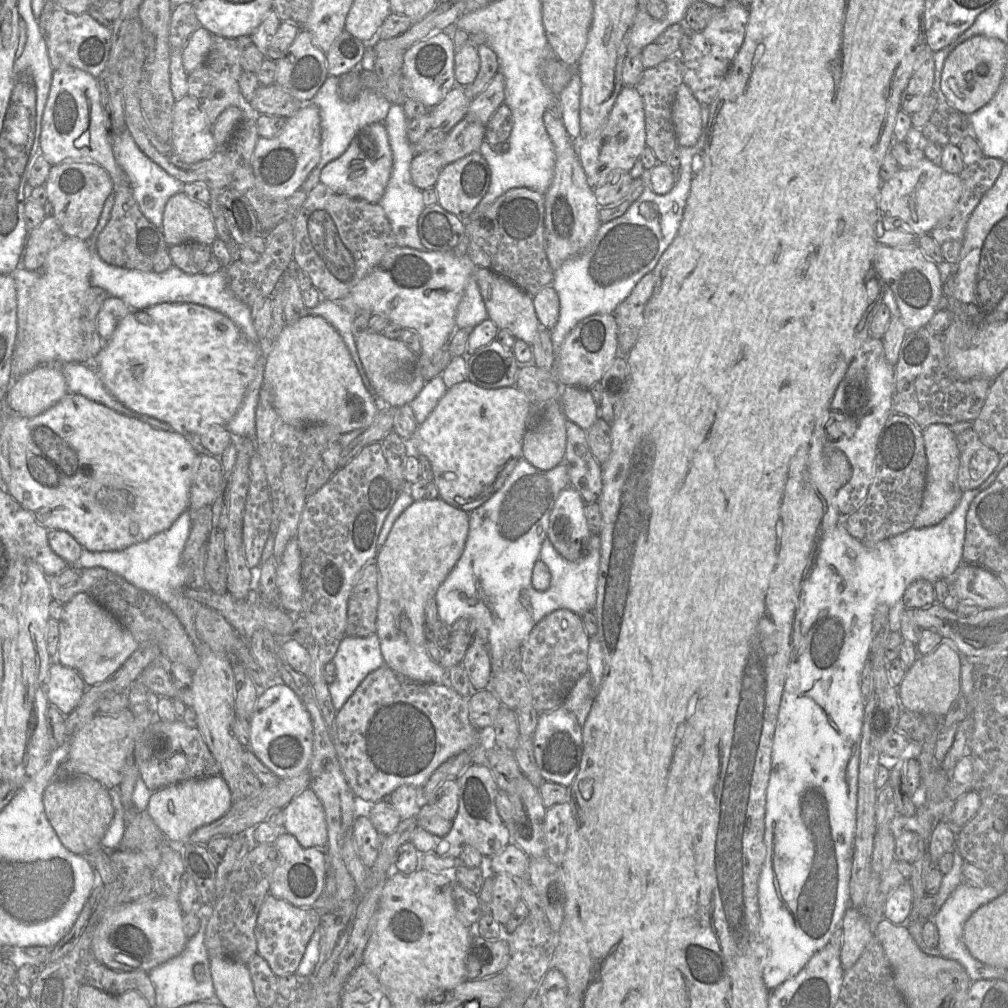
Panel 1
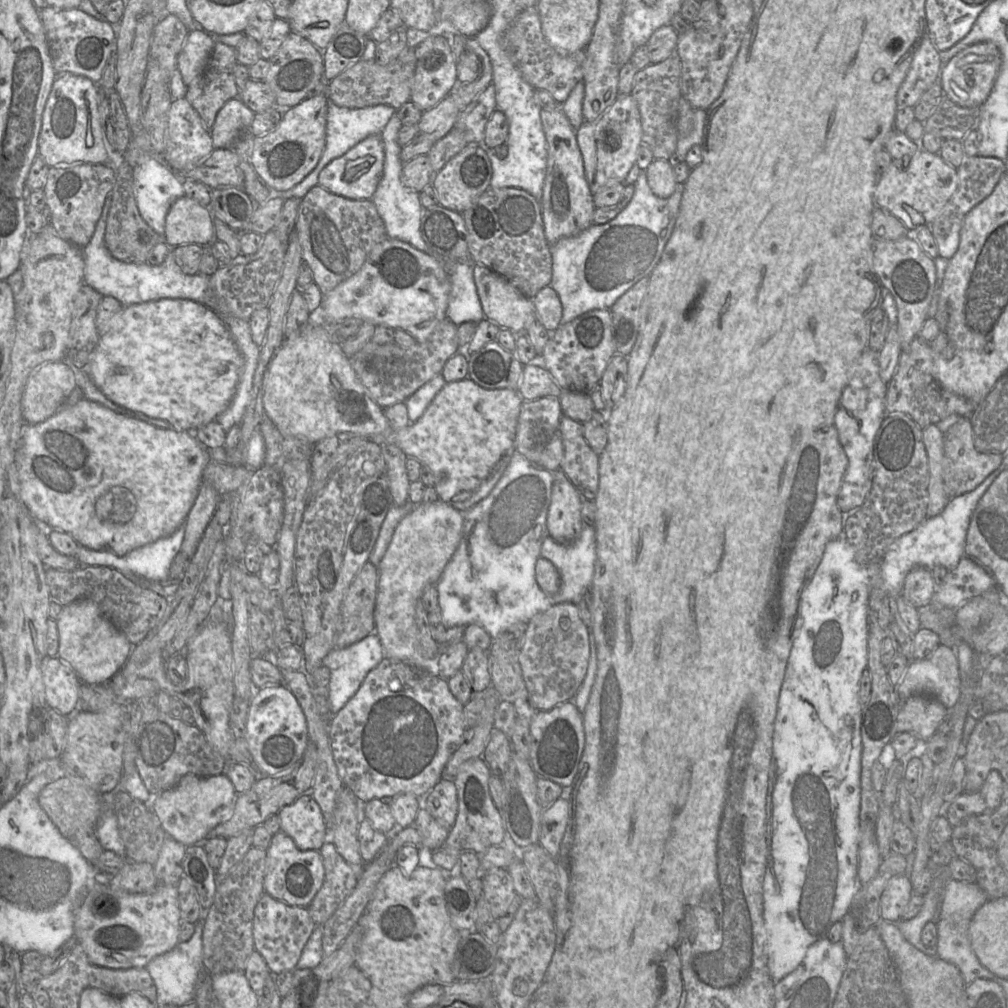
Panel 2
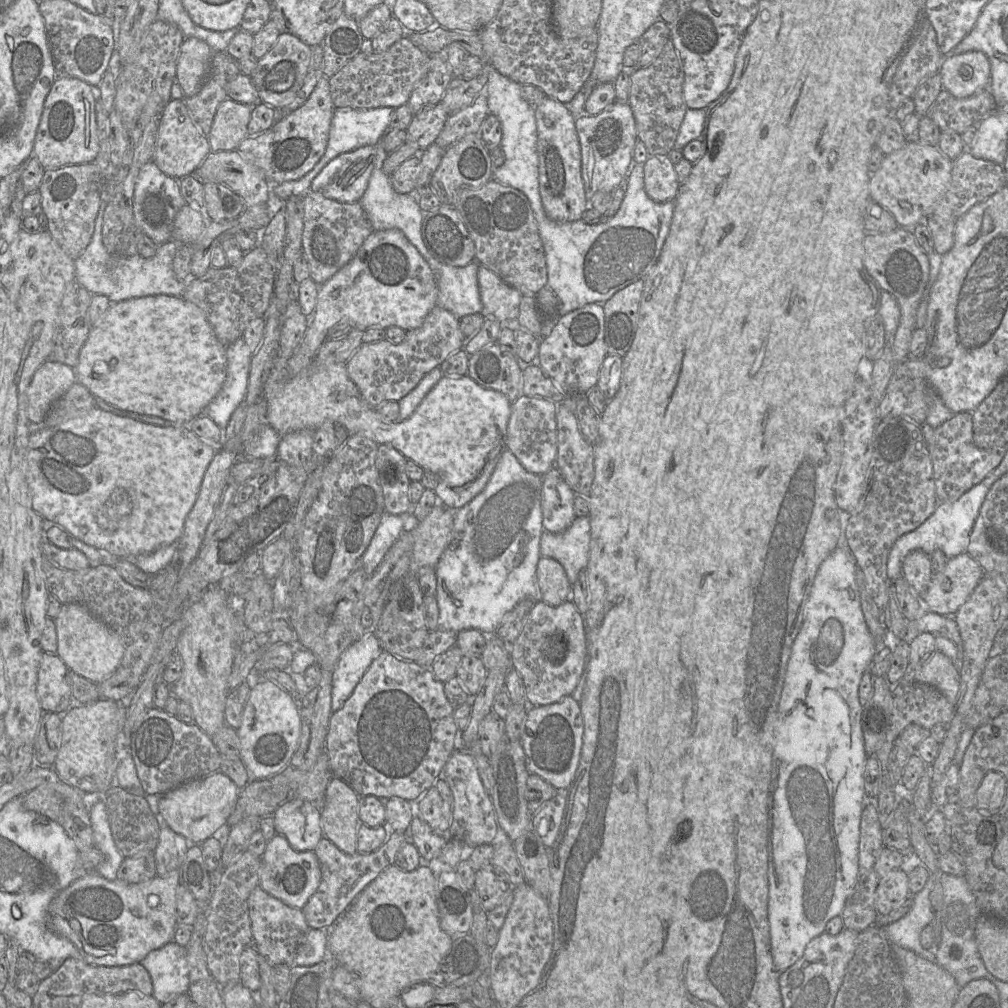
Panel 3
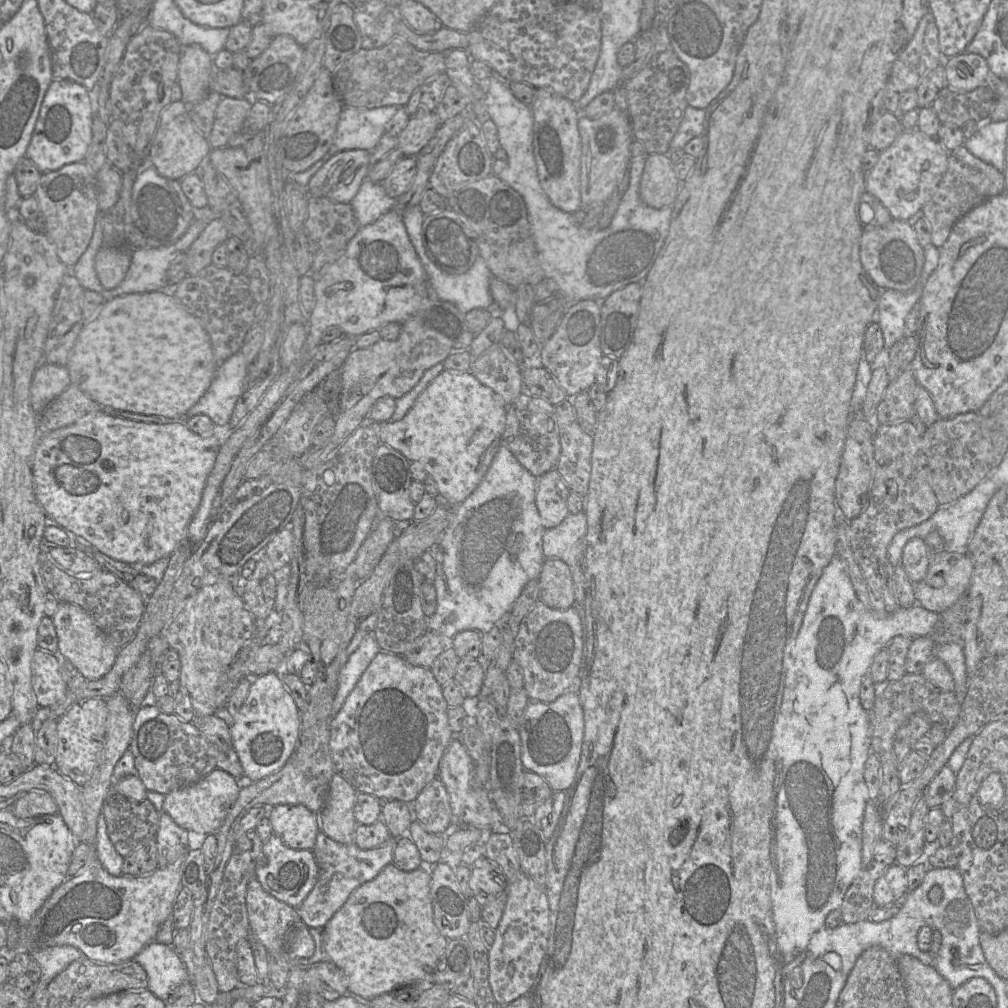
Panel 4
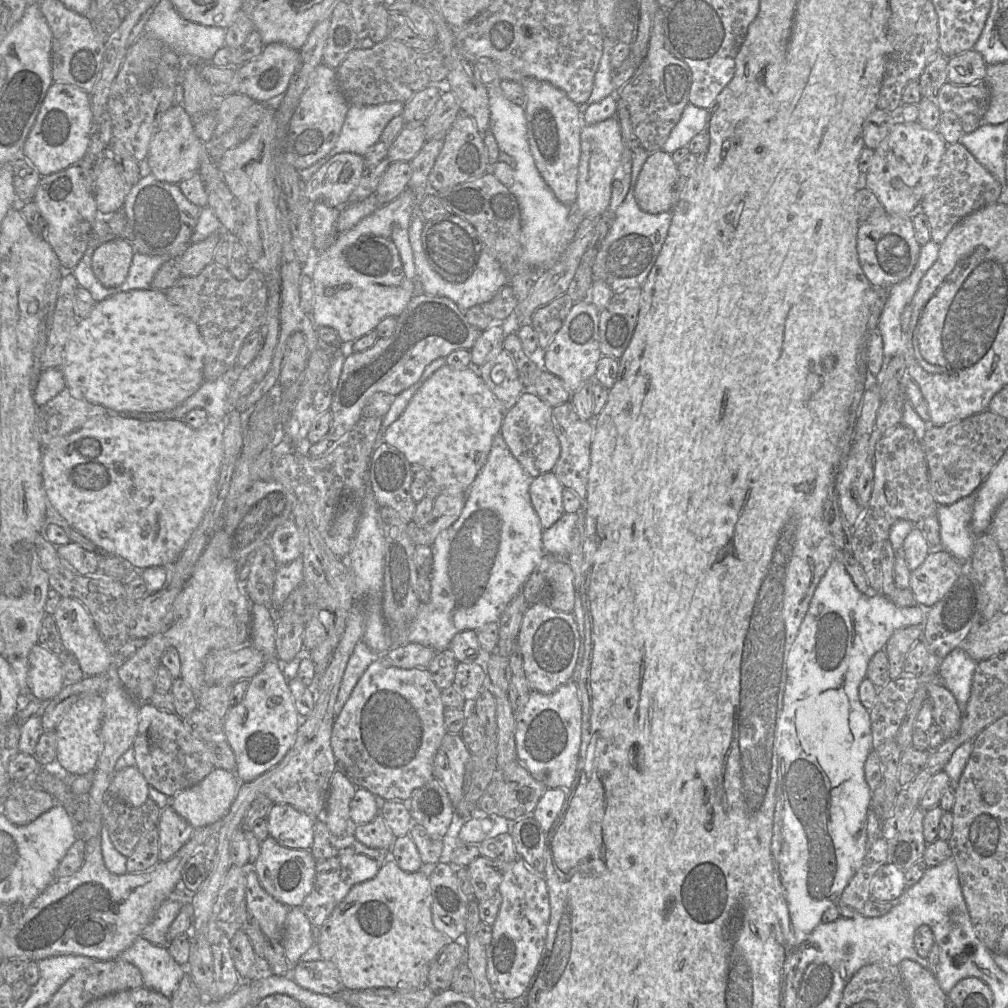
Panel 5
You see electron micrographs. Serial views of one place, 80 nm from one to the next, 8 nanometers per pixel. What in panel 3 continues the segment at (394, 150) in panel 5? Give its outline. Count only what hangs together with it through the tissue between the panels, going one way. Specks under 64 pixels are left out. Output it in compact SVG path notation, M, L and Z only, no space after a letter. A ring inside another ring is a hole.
M440 102L433 107L424 108L414 115L411 124L406 129L405 143L416 145L421 150L426 149L435 143L449 116L450 114Z

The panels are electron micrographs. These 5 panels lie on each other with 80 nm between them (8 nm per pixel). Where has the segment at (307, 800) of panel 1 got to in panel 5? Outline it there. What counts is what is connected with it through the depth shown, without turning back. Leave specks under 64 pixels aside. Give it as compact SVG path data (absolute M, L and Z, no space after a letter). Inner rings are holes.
M274 803L266 816L269 835L291 849L309 849L316 819L289 804Z

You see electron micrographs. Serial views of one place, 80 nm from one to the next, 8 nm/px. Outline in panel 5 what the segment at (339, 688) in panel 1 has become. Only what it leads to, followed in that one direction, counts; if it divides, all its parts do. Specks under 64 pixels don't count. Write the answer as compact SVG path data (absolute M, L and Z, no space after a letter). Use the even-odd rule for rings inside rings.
M359 641L356 644L346 665L334 705L335 719L341 713L360 677L364 674L368 666L381 655L372 651L364 641Z

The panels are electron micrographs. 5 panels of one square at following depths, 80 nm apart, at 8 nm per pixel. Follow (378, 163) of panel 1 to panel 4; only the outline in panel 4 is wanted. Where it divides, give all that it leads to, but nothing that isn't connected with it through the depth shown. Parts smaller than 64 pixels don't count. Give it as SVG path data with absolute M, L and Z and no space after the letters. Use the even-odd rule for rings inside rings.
M346 150L331 157L308 183L310 196L350 203L371 167L370 151Z

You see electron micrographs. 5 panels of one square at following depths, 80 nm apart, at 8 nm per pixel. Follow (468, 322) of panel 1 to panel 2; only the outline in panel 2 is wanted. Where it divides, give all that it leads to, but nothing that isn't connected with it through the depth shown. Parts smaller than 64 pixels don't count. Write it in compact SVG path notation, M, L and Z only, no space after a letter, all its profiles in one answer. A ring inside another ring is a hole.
M435 257L450 280L447 318L456 326L468 321L480 322L485 318L474 281L474 263L458 262Z

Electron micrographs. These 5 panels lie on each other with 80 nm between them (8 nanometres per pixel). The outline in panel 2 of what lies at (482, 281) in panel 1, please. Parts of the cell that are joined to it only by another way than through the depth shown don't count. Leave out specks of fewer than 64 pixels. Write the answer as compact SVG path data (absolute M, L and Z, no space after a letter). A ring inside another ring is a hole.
M475 264L474 281L485 318L495 322L499 327L520 334L525 333L527 328L537 320L532 298L524 295L518 288L488 267Z

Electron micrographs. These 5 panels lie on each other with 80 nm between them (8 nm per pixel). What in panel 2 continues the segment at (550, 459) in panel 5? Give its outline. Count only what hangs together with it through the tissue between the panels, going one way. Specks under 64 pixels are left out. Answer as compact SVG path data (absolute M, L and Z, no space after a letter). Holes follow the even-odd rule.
M558 398L523 401L516 427L515 452L536 465L546 444L558 433L561 417L562 409Z

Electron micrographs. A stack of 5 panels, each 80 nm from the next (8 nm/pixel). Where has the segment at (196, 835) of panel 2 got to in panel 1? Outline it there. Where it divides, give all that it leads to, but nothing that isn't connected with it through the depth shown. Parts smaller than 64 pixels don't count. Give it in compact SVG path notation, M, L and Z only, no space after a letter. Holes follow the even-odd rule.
M213 775L185 780L153 791L147 812L170 843L183 845L196 829L223 816L231 804L232 797L227 782L221 775Z

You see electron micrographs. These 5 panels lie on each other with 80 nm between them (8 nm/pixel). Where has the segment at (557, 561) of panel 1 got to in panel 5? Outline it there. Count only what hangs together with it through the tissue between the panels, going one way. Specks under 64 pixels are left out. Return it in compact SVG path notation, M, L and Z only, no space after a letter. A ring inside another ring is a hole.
M497 434L484 466L467 491L460 516L449 528L440 532L430 546L433 554L431 596L428 603L421 603L410 624L407 643L418 643L438 653L449 648L457 633L477 630L488 623L499 622L502 612L521 591L545 553L569 556L579 512L565 512L556 523L543 530L529 493L532 479L510 452L504 438Z

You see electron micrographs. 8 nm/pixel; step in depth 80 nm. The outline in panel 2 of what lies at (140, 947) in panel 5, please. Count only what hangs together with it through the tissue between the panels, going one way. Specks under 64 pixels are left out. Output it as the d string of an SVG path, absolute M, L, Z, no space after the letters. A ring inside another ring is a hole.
M202 913L201 918L194 923L195 931L186 942L179 942L172 950L153 958L146 969L152 977L156 986L156 1004L172 1004L182 1006L194 1002L197 978L203 966L202 933L205 924L206 914Z

